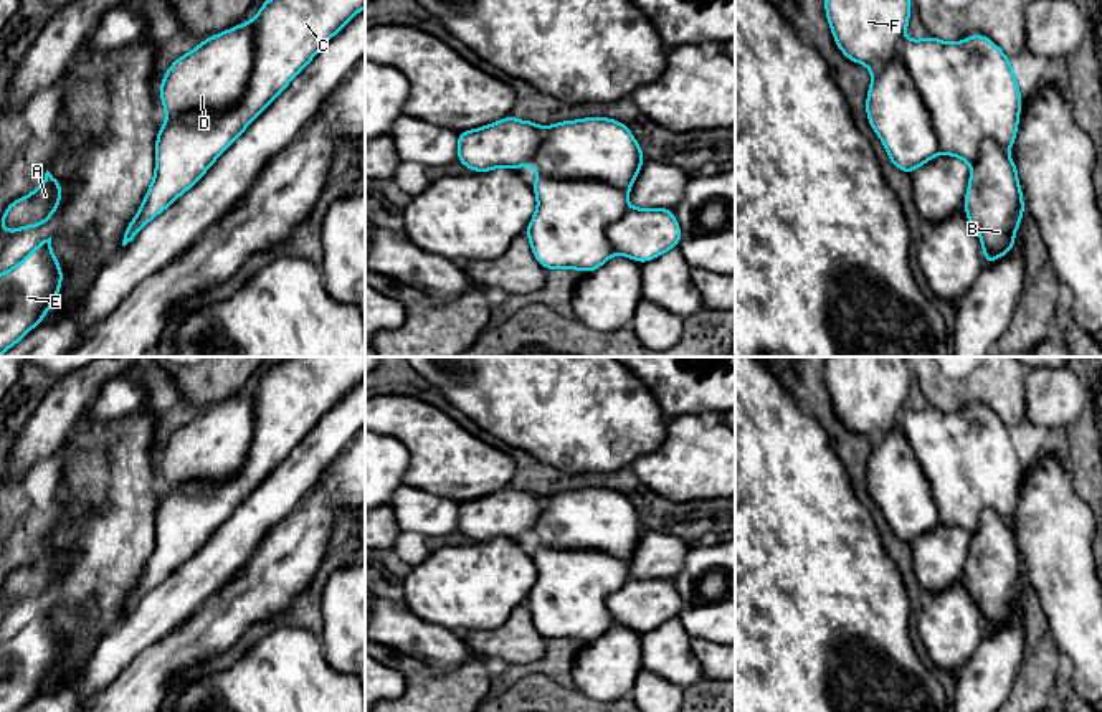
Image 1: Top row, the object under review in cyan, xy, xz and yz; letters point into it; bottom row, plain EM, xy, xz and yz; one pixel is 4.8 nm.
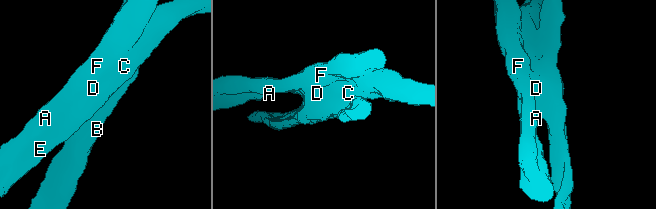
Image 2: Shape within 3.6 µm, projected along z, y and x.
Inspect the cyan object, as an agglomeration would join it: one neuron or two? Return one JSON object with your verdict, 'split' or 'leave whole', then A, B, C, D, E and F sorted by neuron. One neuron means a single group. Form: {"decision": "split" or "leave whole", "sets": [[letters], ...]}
{"decision": "split", "sets": [["A", "C", "E", "F"], ["B", "D"]]}

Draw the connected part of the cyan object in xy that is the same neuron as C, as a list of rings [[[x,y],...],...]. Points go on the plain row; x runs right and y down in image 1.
[[[287,357],[253,390],[254,436],[240,472],[223,482],[167,489],[155,509],[155,543],[122,616],[192,558],[319,420],[365,377],[365,357]]]

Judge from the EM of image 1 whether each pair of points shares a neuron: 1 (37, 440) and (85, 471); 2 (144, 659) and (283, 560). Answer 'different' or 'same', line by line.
1: different
2: same

